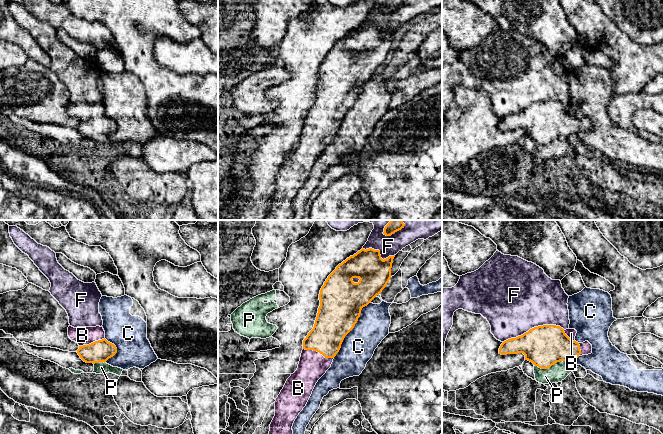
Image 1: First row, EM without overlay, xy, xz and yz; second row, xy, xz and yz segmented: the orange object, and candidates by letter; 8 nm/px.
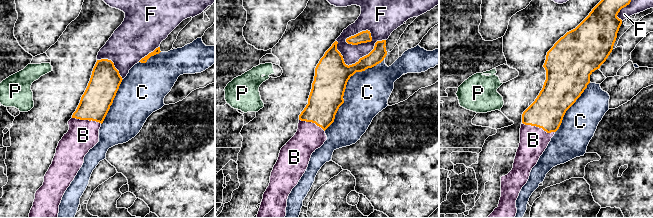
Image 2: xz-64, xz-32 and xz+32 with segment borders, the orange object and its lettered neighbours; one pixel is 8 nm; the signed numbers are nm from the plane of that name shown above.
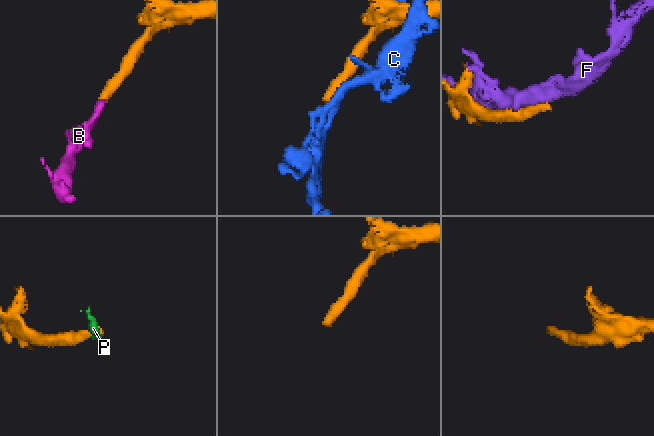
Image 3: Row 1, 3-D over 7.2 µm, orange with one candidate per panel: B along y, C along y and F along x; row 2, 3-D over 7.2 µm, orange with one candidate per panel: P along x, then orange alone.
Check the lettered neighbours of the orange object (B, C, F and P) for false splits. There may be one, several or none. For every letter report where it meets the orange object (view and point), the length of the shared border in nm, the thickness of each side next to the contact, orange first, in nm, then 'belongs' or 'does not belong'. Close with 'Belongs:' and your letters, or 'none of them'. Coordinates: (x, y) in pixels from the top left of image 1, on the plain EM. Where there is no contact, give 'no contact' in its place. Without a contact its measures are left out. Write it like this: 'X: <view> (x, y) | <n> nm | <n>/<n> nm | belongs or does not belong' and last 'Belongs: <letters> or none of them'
B: xz (318, 127) | 260 nm | 280/220 nm | belongs
C: xz (352, 104) | 550 nm | 360/260 nm | does not belong
F: yz (534, 103) | 500 nm | 320/500 nm | does not belong
P: yz (552, 140) | 300 nm | 320/150 nm | does not belong
Belongs: B

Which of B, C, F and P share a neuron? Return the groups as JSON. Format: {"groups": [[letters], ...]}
{"groups": [["B"], ["C"], ["F"], ["P"]]}

